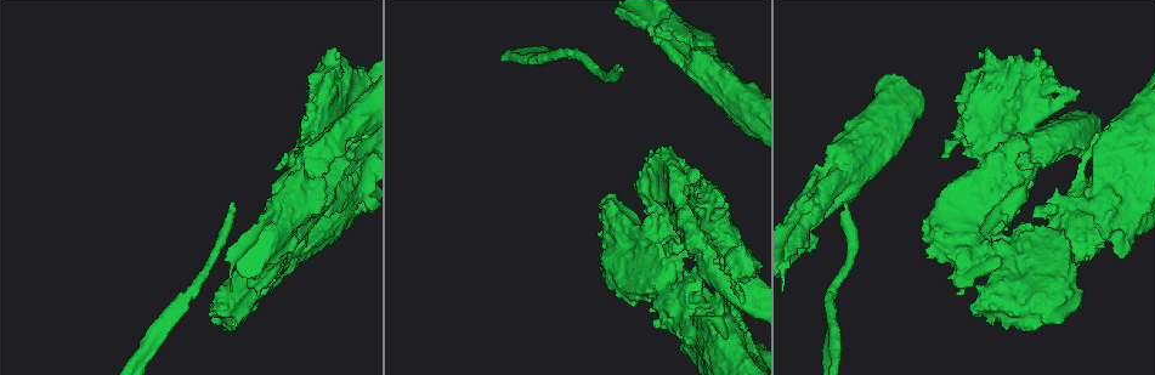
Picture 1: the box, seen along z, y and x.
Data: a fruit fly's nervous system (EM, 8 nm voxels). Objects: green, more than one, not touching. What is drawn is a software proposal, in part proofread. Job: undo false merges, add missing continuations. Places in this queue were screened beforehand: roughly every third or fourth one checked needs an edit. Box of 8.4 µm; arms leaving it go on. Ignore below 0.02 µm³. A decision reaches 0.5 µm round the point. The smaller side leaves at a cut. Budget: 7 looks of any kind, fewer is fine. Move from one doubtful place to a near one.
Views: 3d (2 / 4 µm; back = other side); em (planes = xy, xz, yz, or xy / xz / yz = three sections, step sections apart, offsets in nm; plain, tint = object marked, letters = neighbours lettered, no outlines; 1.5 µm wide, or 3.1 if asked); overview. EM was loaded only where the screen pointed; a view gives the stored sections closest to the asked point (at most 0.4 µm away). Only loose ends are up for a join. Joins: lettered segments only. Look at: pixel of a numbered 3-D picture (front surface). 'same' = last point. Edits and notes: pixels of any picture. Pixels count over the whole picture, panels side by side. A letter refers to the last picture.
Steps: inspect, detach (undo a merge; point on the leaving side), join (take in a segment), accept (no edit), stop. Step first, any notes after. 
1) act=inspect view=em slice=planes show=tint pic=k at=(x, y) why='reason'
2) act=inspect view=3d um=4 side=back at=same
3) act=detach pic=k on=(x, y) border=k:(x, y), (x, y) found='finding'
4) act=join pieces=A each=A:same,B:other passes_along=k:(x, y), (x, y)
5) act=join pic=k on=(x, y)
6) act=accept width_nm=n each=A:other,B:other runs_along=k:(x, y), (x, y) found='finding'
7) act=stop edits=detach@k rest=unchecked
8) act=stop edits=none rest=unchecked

act=inspect view=em slice=xz step=4 show=tint pic=1 at=(314, 101) why='stops while still wide'

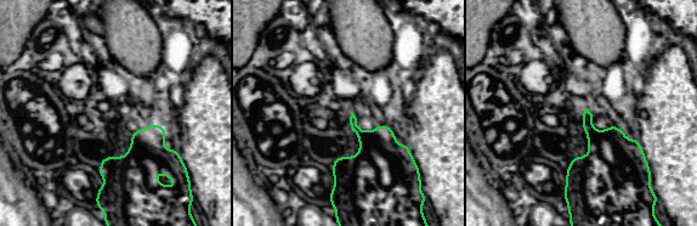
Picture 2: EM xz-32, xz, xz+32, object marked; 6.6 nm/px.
act=inspect view=em slice=planes show=letters at=same why='another direction'

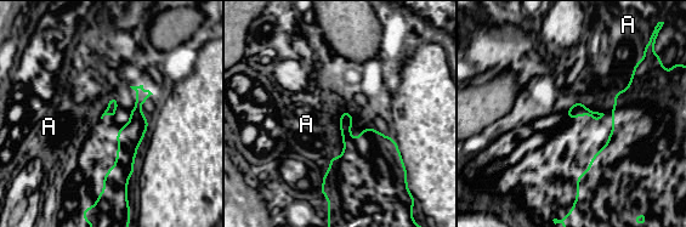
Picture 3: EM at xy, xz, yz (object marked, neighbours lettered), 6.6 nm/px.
act=accept longest_contact=A:400nm each=A:other border=3:(636, 61), (608, 114) found='none of them fits'

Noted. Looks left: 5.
act=inspect view=3d um=4 pic=1 at=(1022, 57) why='stops while still wide'

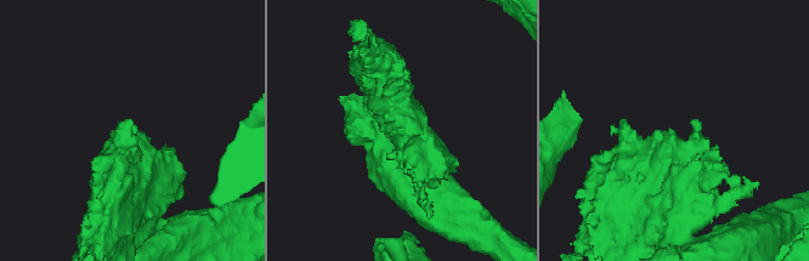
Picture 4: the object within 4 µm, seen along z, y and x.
act=inspect view=em um=3.1 slice=yz step=8 show=letters pic=4 at=(674, 131) why='need the tissue'

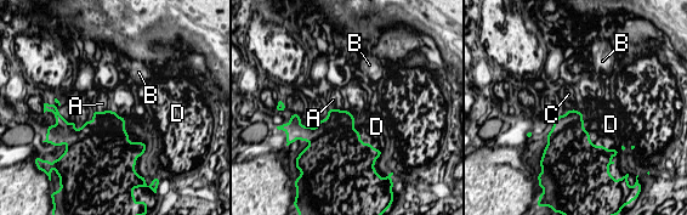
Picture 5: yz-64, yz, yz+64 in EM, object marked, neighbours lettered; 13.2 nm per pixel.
act=accept each=A:other,B:other,C:other,D:other border=5:(108, 109), (96, 111) found='no lettered segment goes on from it'

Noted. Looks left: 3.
act=inspect view=em slice=xy step=4 show=tint pic=1 at=(655, 324) why='thick end'

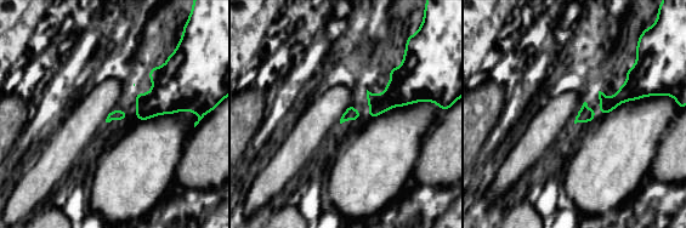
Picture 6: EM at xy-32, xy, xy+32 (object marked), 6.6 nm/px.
act=inspect view=em slice=planes show=letters at=same

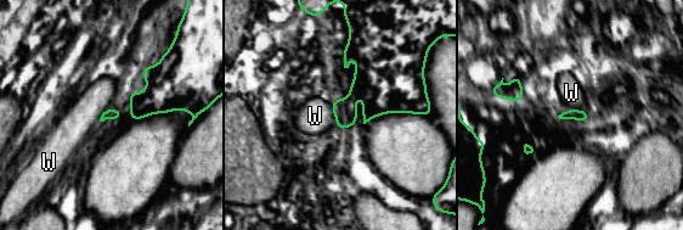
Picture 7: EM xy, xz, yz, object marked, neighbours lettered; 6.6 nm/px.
act=accept each=W:other border=7:(329, 104), (336, 125), (339, 129) found='no lettered segment goes on from it'

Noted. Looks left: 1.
act=stop edits=none rest=unchecked

